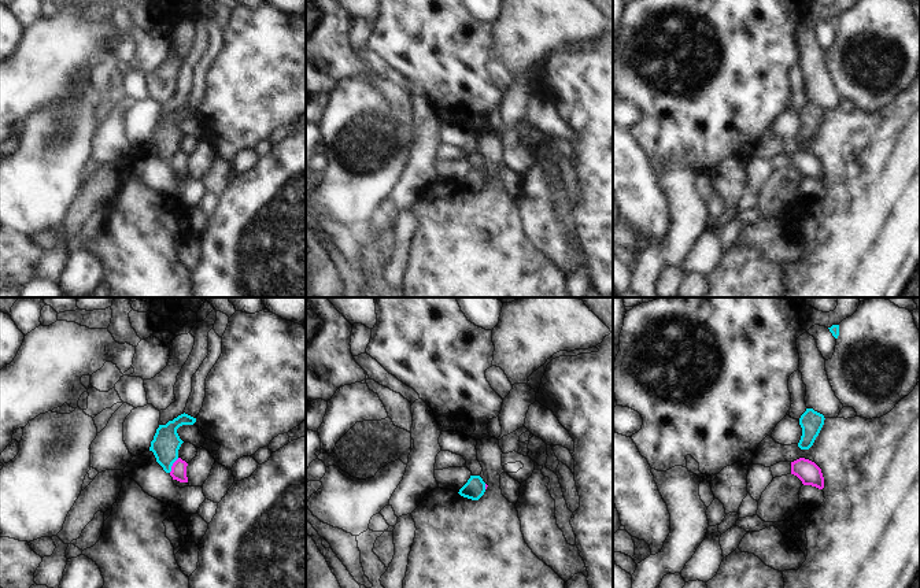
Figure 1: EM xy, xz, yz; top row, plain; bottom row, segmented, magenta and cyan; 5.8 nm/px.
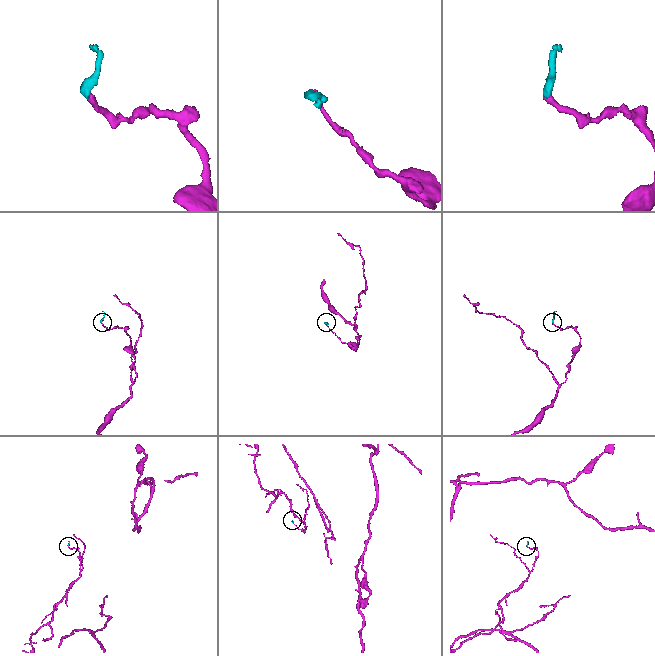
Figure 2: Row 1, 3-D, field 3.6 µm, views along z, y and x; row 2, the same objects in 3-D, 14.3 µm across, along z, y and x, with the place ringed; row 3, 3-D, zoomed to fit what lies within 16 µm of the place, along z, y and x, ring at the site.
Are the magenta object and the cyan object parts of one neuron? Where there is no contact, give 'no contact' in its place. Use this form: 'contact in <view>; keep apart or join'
contact in xy; keep apart

